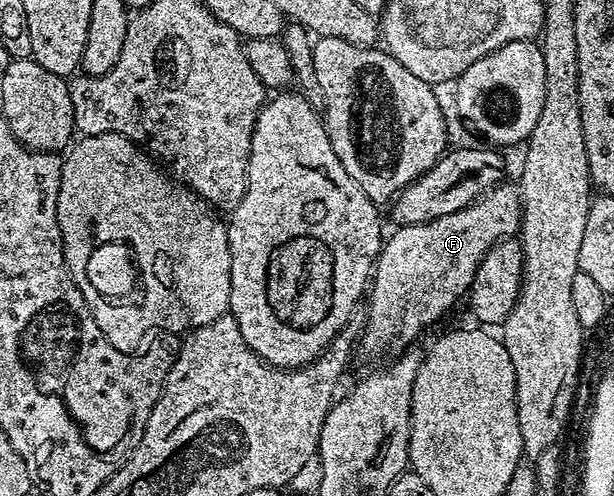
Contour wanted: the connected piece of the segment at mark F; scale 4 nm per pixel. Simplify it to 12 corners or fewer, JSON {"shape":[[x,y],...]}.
{"shape":[[517,186],[385,236],[361,354],[405,352],[522,225]]}

